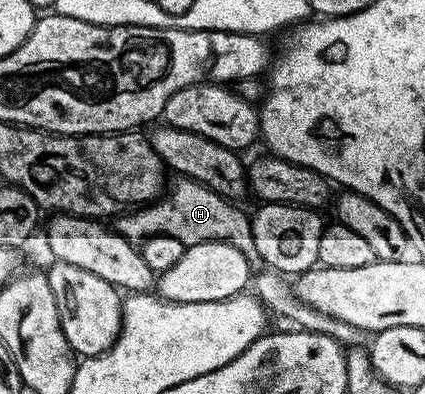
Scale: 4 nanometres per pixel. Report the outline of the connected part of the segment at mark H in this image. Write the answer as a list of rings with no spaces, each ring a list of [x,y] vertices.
[[[181,179],[171,190],[156,202],[123,215],[116,228],[130,241],[140,242],[158,234],[174,236],[185,247],[204,242],[228,242],[233,244],[249,262],[257,263],[257,245],[249,215],[244,214],[233,201],[213,192],[208,186],[191,179]]]

